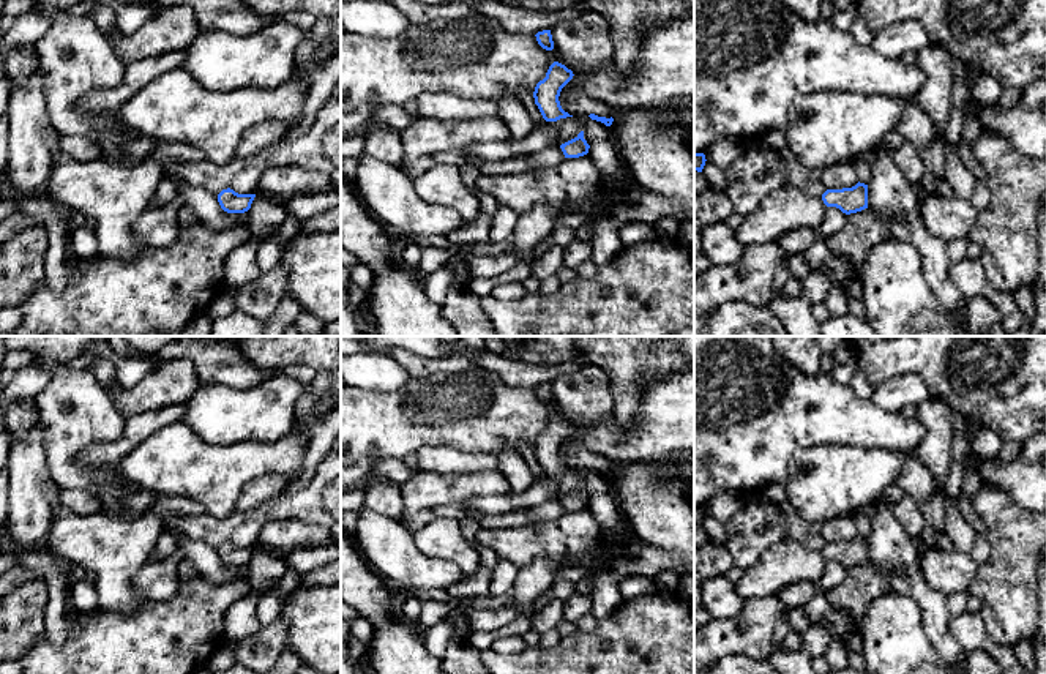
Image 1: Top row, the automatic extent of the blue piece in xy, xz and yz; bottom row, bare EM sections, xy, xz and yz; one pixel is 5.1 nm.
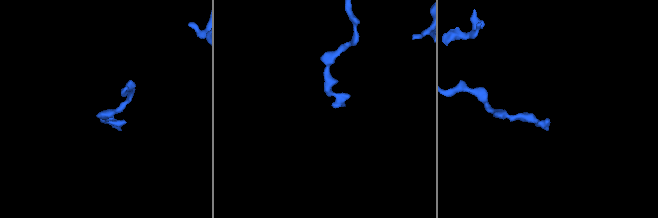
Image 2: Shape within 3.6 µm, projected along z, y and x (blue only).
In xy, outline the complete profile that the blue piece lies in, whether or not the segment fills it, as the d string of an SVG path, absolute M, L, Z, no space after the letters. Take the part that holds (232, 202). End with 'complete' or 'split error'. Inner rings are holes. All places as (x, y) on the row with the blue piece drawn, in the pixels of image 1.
M227 188L218 194L221 208L227 213L245 213L251 208L256 194L238 194Z; complete

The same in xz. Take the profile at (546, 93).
M554 62L547 69L546 77L536 84L533 98L546 122L573 117L562 109L558 101L562 88L573 79L573 76L571 69Z; complete

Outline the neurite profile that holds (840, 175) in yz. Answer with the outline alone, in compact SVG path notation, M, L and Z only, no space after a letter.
M847 161L824 167L822 183L827 189L842 189L855 186L858 180L854 166Z

